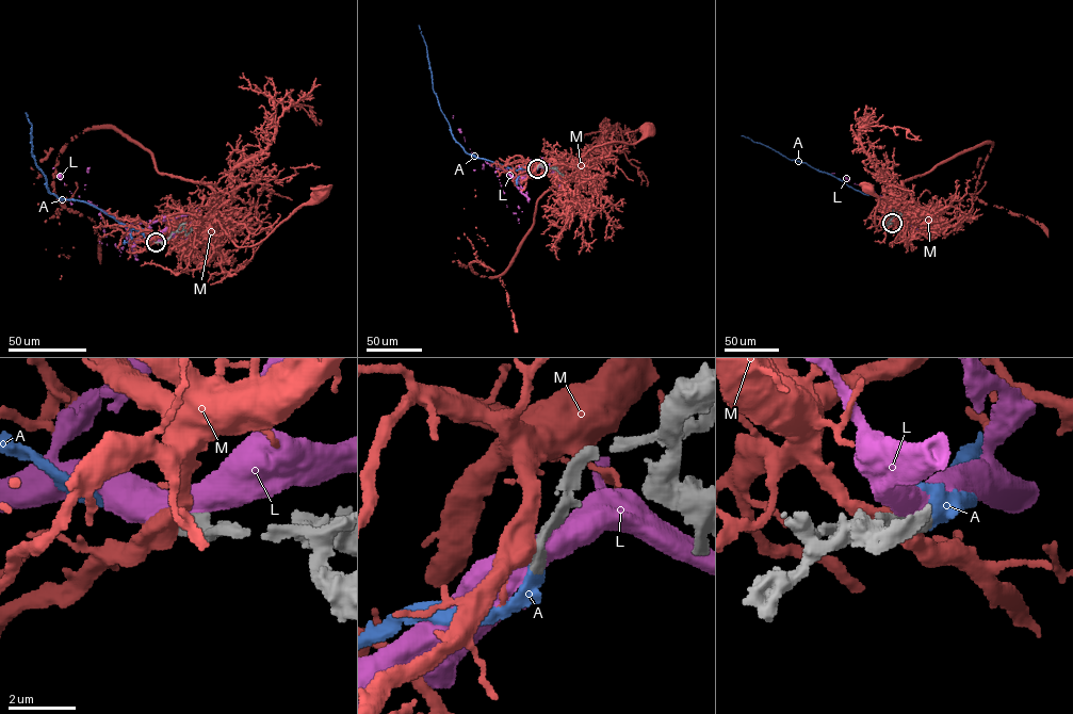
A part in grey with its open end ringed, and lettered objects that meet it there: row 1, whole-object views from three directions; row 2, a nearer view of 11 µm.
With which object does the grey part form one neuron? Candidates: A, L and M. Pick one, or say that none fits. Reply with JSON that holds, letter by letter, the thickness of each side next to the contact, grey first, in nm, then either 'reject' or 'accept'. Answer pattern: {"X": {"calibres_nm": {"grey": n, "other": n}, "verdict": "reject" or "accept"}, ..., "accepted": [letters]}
{"A": {"calibres_nm": {"grey": 400, "other": 380}, "verdict": "accept"}, "L": {"calibres_nm": {"grey": 440, "other": 550}, "verdict": "reject"}, "M": {"calibres_nm": {"grey": 480, "other": 420}, "verdict": "reject"}, "accepted": ["A"]}

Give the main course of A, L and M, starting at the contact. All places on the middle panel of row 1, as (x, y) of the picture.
A: (537, 168), (513, 169), (474, 157), (456, 141), (433, 88), (426, 47), (418, 26)
L: (537, 167), (520, 178), (491, 166), (470, 149), (453, 115)
M: (537, 167), (548, 159), (576, 165), (594, 147), (619, 142), (635, 144), (648, 130)

